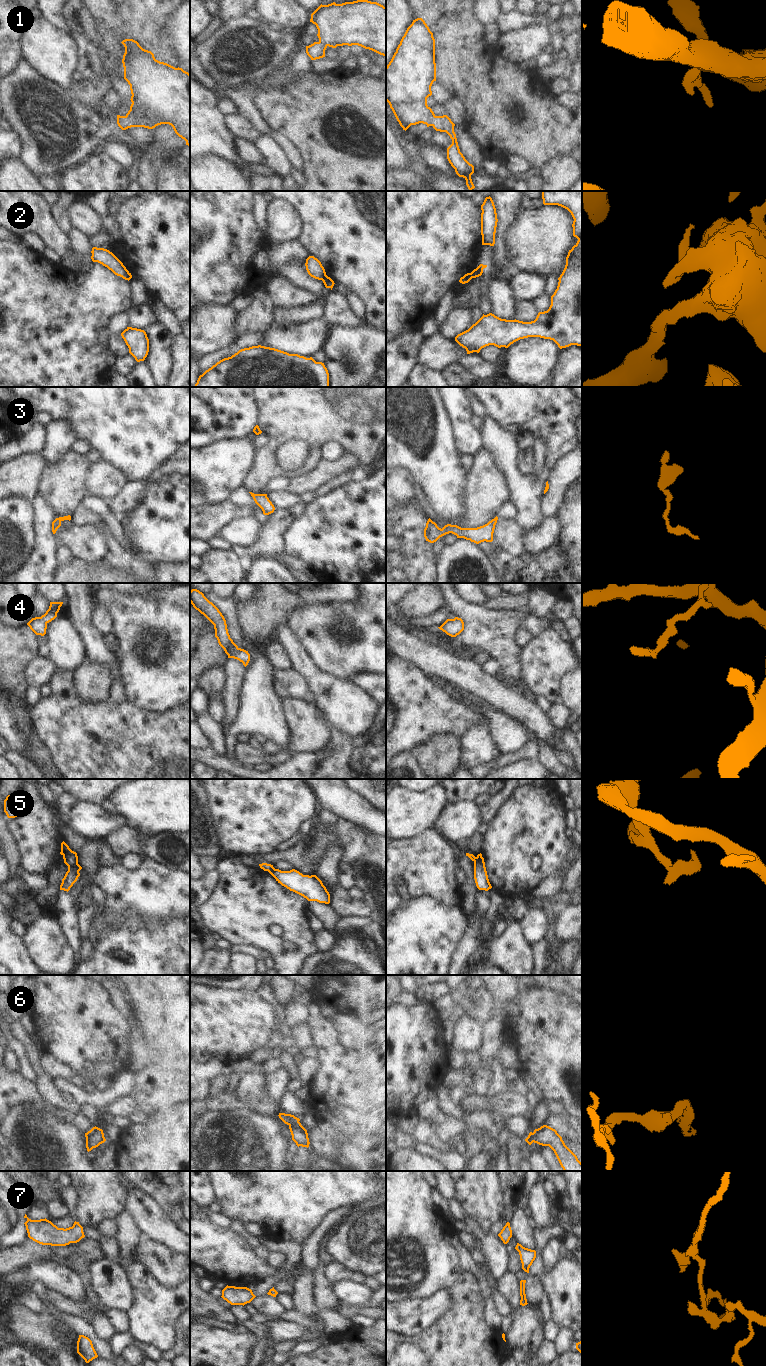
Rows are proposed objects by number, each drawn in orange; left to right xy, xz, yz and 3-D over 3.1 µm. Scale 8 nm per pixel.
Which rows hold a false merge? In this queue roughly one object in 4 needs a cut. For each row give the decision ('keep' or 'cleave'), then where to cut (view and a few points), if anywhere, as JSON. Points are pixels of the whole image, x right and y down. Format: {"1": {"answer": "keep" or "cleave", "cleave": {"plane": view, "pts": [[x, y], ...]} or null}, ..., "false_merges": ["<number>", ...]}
{"1": {"answer": "keep", "cleave": null}, "2": {"answer": "cleave", "cleave": {"plane": "xz", "pts": [[325, 274], [322, 280]]}}, "3": {"answer": "keep", "cleave": null}, "4": {"answer": "keep", "cleave": null}, "5": {"answer": "cleave", "cleave": {"plane": "xy", "pts": [[77, 860], [68, 866]]}}, "6": {"answer": "keep", "cleave": null}, "7": {"answer": "keep", "cleave": null}, "false_merges": ["2", "5"]}

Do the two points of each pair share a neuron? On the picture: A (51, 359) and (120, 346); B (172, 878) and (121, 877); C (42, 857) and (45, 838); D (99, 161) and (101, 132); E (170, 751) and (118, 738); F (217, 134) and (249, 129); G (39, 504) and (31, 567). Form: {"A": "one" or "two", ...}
{"A": "two", "B": "one", "C": "one", "D": "two", "E": "one", "F": "two", "G": "one"}

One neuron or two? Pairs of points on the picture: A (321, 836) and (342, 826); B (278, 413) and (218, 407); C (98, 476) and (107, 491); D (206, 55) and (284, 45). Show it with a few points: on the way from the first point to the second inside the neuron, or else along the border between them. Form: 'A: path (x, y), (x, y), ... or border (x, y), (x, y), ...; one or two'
A: path (326, 832), (337, 829); one
B: border (253, 397), (258, 411), (257, 424); two
C: path (102, 480), (106, 487); one
D: path (222, 35), (248, 25), (256, 26), (264, 33); one

